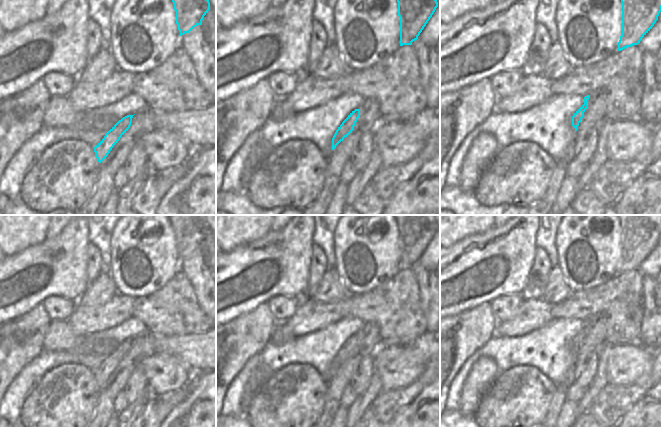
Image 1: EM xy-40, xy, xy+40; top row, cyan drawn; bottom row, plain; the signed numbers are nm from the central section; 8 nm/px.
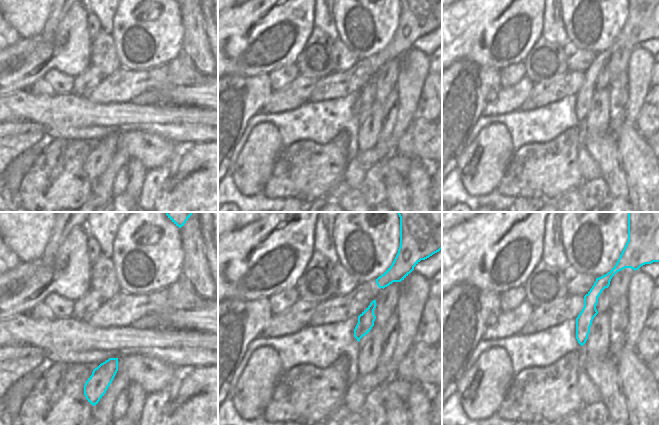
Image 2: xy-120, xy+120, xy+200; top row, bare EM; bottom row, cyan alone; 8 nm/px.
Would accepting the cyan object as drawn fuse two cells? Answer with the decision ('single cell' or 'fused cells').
fused cells

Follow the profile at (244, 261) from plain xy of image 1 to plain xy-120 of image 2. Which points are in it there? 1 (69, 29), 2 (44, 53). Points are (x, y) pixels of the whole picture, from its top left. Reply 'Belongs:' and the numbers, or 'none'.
Belongs: 1, 2

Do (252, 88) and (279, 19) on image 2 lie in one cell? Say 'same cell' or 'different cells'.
different cells

